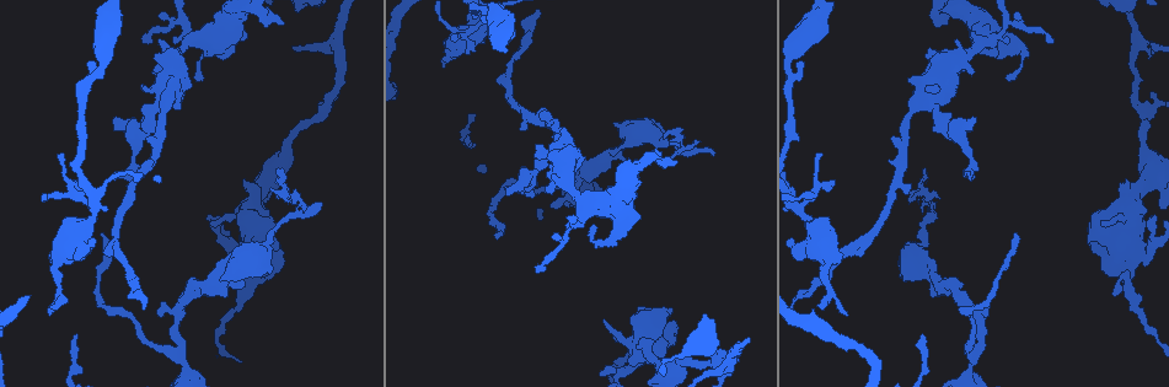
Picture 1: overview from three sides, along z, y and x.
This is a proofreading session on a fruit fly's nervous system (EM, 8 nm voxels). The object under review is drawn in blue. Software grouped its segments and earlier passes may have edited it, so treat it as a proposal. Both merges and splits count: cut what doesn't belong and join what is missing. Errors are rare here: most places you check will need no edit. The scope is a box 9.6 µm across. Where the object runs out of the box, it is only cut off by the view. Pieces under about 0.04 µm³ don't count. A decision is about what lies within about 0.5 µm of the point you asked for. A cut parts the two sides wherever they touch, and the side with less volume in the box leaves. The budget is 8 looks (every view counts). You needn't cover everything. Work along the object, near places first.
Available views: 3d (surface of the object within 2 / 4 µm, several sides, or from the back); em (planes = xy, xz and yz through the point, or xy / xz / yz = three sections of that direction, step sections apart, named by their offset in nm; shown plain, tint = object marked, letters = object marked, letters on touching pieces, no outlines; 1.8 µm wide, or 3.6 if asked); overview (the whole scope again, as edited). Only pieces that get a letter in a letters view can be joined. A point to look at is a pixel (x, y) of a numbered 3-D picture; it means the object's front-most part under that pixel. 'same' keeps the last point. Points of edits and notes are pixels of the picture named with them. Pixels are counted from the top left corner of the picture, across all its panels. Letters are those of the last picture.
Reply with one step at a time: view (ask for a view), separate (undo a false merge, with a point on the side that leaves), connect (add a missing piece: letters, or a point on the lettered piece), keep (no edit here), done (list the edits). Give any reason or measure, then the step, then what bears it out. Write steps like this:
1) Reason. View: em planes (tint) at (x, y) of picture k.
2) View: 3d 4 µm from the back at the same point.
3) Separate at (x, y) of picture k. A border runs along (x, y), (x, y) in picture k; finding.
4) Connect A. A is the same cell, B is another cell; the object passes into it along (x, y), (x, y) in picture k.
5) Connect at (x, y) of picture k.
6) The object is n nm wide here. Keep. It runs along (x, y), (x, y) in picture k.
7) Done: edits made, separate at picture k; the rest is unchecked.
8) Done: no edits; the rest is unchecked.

View: em planes (tint) at (665, 144) of picture 1.

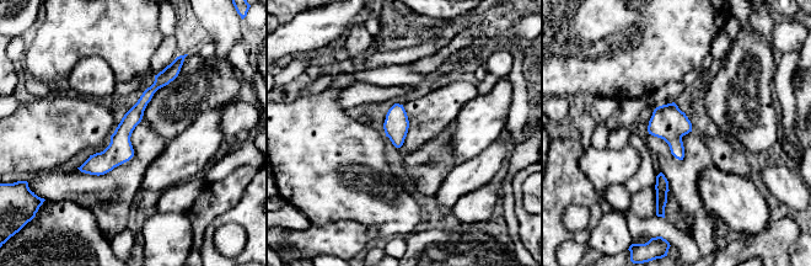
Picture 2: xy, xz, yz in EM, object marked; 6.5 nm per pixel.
View: em planes (letters) at the same point.

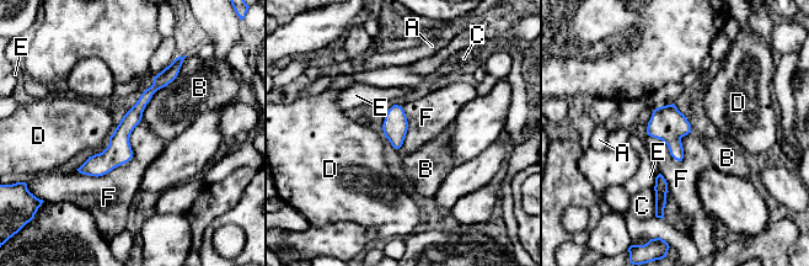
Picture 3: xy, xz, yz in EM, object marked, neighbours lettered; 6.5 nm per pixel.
Keep. A, B, C, D, E and F are other cells; a border runs along (142, 120), (127, 161), (76, 170) in picture 3; one neuron here.

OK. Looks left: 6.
Branch stops here. View: em yz step 16 (letters) at (1014, 234) of picture 1.

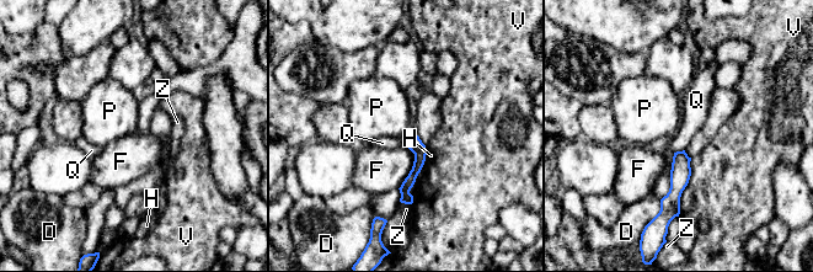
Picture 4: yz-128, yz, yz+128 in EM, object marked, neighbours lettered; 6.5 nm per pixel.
View: em planes (letters) at the same point.

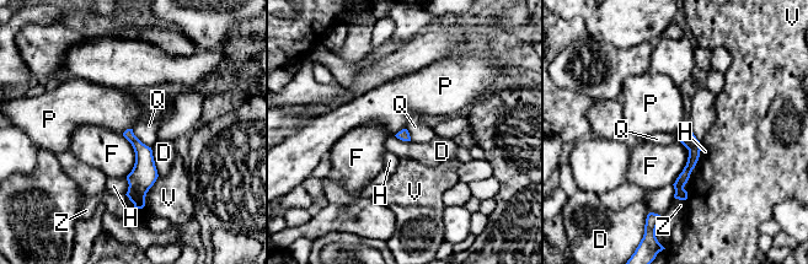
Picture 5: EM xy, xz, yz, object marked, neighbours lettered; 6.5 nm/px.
The longest contact is with H, 340 nm. Keep. D, F, H, P, Q, V and Z are other cells; none of them fits.

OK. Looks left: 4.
An open end. View: 3d 4 µm from the back at (820, 303) of picture 1.

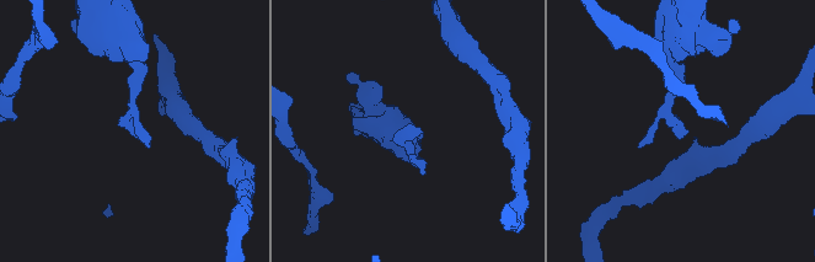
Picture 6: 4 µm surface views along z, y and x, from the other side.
Now the EM. View: em yz step 8 (tint) at (683, 132) of picture 6.

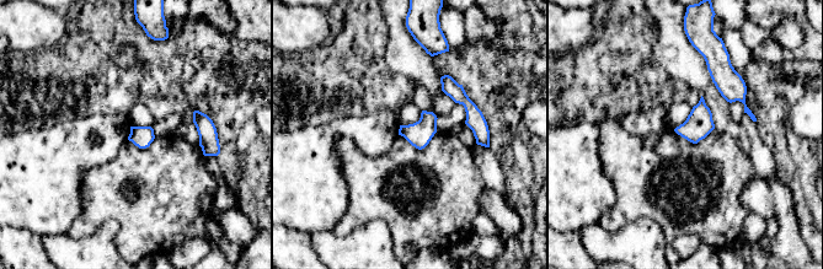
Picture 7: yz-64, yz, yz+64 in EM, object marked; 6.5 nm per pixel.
View: em planes (letters) at the same point.

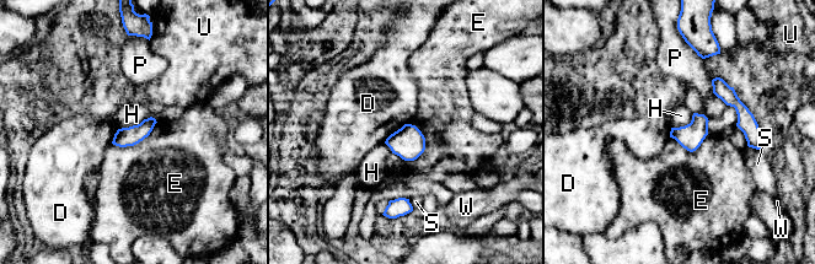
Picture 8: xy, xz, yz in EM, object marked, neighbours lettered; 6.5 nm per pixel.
The object is 130 nm wide here. Keep. D, E, H, P, S, U and W are other cells; a border runs along (409, 123), (424, 150), (405, 161) in picture 8; no lettered piece goes on from it.

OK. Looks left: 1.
View: em planes (letters) at (507, 194) of picture 1.

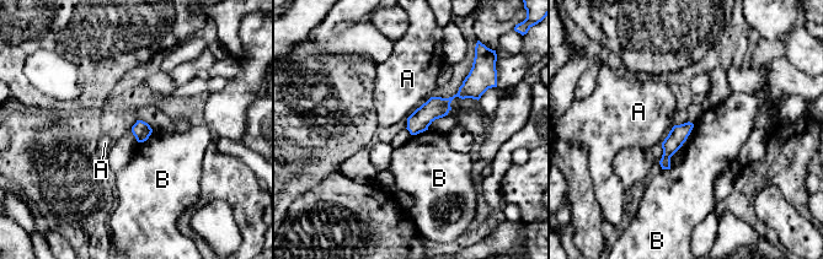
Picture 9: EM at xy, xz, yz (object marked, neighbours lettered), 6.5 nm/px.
Keep. A and B are other cells; it runs along (474, 91), (455, 95), (410, 127) in picture 9; no lettered piece goes on from it.

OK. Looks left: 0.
Done: no edits; the rest is unchecked.

